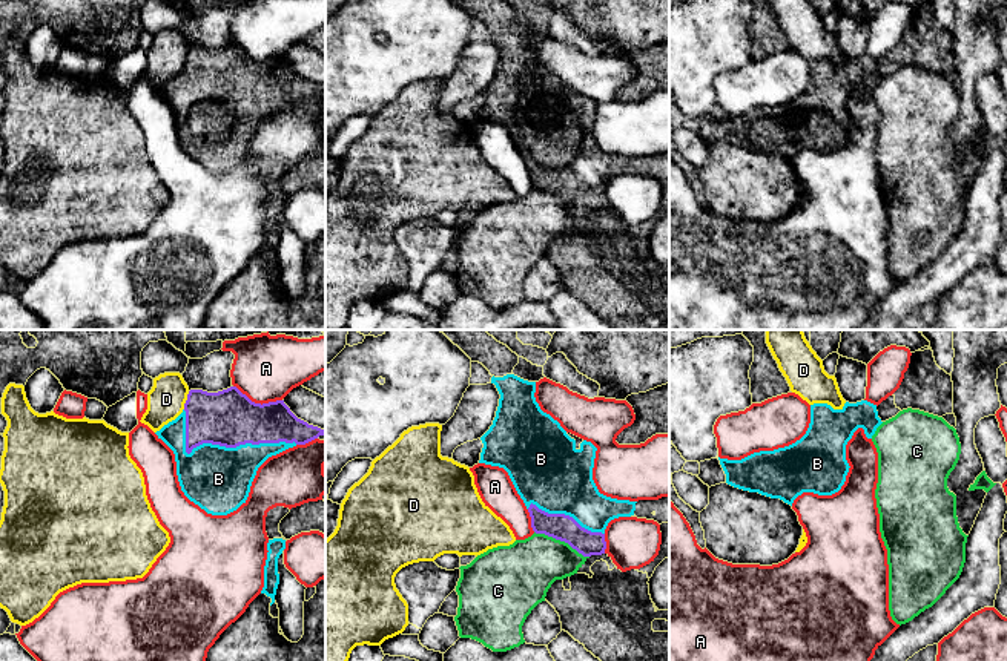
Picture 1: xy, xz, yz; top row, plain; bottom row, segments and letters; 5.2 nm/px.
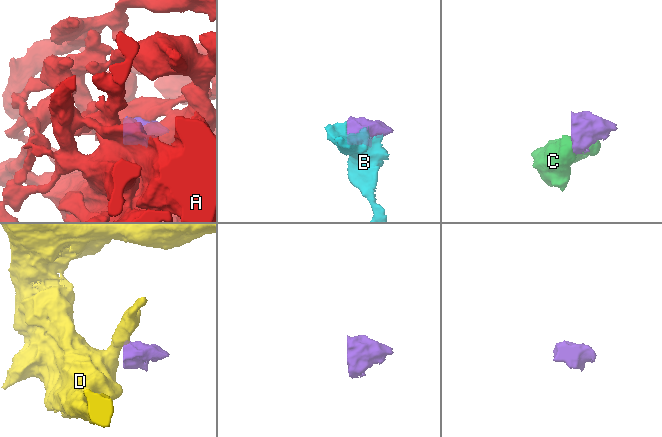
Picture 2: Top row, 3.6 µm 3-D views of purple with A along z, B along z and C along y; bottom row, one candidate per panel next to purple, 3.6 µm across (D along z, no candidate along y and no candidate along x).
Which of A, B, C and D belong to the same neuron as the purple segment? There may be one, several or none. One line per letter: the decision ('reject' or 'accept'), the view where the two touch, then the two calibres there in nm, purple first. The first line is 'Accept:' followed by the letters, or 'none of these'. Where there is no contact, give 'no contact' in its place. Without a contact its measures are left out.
Accept: B
A: reject; meets purple in xy; 300 nm thick on the purple side, 300 nm on the other
B: accept; meets purple in xy; 300 nm thick on the purple side, 340 nm on the other
C: reject; meets purple in xz; 140 nm thick on the purple side, 300 nm on the other
D: reject; meets purple in xy; 300 nm thick on the purple side, 200 nm on the other

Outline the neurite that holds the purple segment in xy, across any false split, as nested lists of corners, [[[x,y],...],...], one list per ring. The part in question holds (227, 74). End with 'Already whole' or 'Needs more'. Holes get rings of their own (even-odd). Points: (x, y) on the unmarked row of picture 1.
[[[236,43],[218,49],[190,46],[183,69],[155,89],[175,110],[184,152],[212,172],[246,159],[258,124],[272,112],[305,101],[325,87],[298,75],[284,57],[255,60]]]. Needs more

